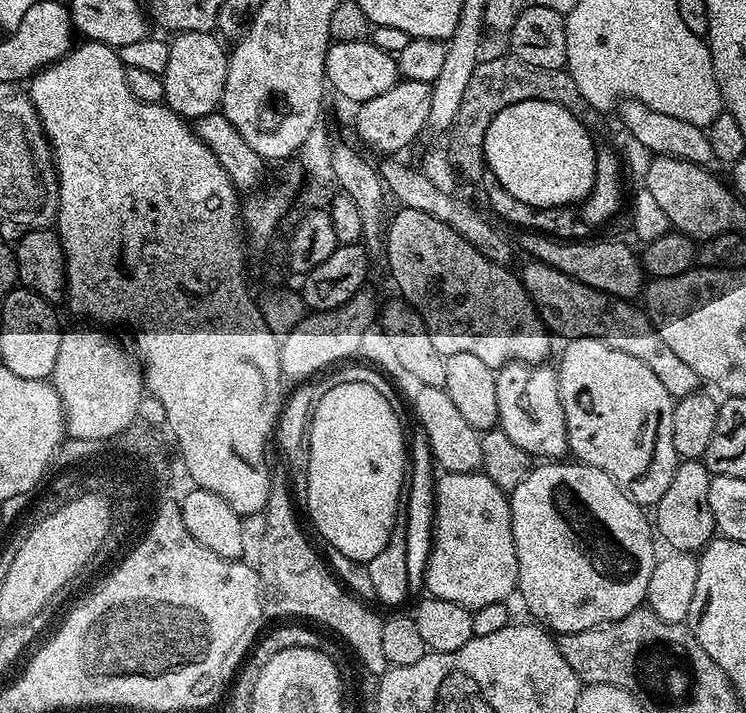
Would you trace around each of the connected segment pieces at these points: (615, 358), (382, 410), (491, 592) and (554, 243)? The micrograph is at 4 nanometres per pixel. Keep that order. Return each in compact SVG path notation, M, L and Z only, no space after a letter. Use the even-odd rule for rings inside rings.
M577 336L565 344L556 377L566 414L569 453L579 463L610 474L634 503L655 506L670 487L678 463L672 433L674 397L646 362L622 354L605 340Z
M345 386L336 388L334 394L324 396L320 408L316 410L316 428L312 428L312 456L306 461L308 467L308 516L316 527L316 532L336 552L341 552L348 560L357 560L360 566L367 565L369 560L381 552L390 542L390 530L394 530L398 498L405 491L406 485L402 482L402 474L406 471L406 428L396 428L396 416L388 412L388 404L372 392L372 388L362 386Z
M483 470L437 475L432 548L424 574L427 595L446 598L446 602L458 602L458 606L475 610L490 606L490 602L507 601L519 583L509 493L494 486Z
M541 232L523 233L525 257L542 262L586 286L618 300L635 301L646 284L644 265L639 255L620 240L584 240L585 238L557 239ZM636 296L636 297L635 297Z

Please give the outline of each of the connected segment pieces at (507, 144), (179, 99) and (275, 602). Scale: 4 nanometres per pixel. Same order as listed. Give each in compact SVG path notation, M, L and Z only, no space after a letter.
M529 98L506 106L492 122L485 138L485 158L490 176L519 201L534 208L567 208L587 200L595 180L597 145L592 144L589 125L577 113L554 102Z
M181 32L169 43L170 62L163 74L164 103L179 116L195 122L220 108L224 96L229 53L212 32Z
M273 471L271 478L268 507L262 513L264 537L260 540L260 564L258 563L265 617L284 616L280 618L299 618L304 622L325 624L332 634L346 638L353 650L358 652L358 660L363 671L366 670L365 673L376 678L383 676L390 667L386 653L382 651L383 619L379 615L376 617L362 601L355 600L332 577L323 558L304 537L304 532L296 521L296 512L292 509L287 474Z

